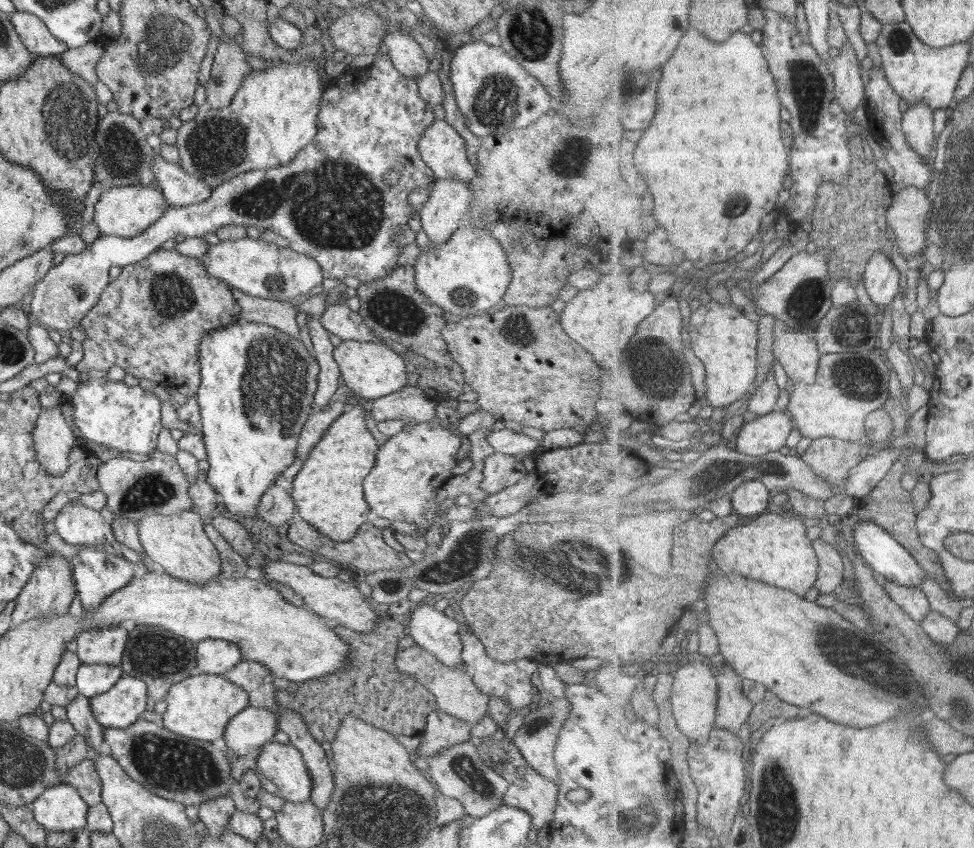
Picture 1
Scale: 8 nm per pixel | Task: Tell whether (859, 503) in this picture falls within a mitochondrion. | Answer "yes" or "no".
no

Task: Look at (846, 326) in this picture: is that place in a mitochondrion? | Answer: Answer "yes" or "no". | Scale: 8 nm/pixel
yes

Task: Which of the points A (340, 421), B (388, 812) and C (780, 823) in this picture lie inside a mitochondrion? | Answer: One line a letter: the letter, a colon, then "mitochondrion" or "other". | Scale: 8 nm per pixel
A: other
B: mitochondrion
C: mitochondrion

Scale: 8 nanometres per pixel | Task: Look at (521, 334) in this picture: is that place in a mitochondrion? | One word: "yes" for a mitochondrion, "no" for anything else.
yes

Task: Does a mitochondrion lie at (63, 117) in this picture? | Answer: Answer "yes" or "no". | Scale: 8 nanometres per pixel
yes

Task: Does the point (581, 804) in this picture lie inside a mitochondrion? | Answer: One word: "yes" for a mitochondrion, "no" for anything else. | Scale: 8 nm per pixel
no

